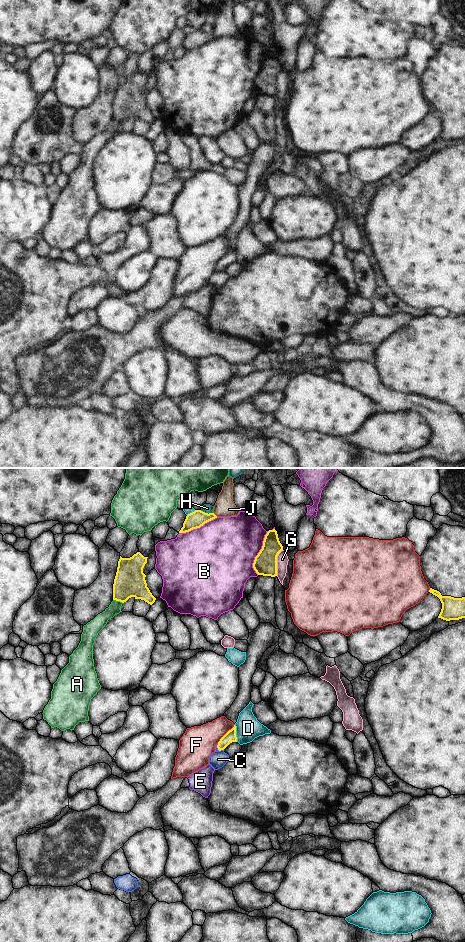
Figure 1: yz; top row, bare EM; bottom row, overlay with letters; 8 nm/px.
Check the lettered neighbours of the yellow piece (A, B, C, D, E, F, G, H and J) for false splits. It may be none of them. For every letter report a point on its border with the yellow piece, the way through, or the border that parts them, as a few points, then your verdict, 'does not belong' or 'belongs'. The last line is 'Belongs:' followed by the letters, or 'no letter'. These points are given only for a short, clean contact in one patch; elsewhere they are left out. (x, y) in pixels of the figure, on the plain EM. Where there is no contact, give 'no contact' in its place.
A: meets yellow in yz at (118, 120); border along yz (113, 119), (119, 120), (122, 123); does not belong
B: meets yellow in yz at (258, 73); does not belong
C: meets yellow in yz at (221, 269); does not belong
D: meets yellow in yz at (235, 253); border along yz (234, 245), (237, 261); does not belong
E: meets yellow in yz at (217, 267); runs through yz (230, 256), (217, 267), (216, 269); belongs
F: meets yellow in yz at (226, 253); border along yz (234, 244), (217, 262); does not belong
G: meets yellow in yz at (276, 82); does not belong
H: meets yellow in yz at (206, 33); does not belong
J: meets yellow in yz at (214, 34); border along yz (213, 32), (217, 36); does not belong
Belongs: E

